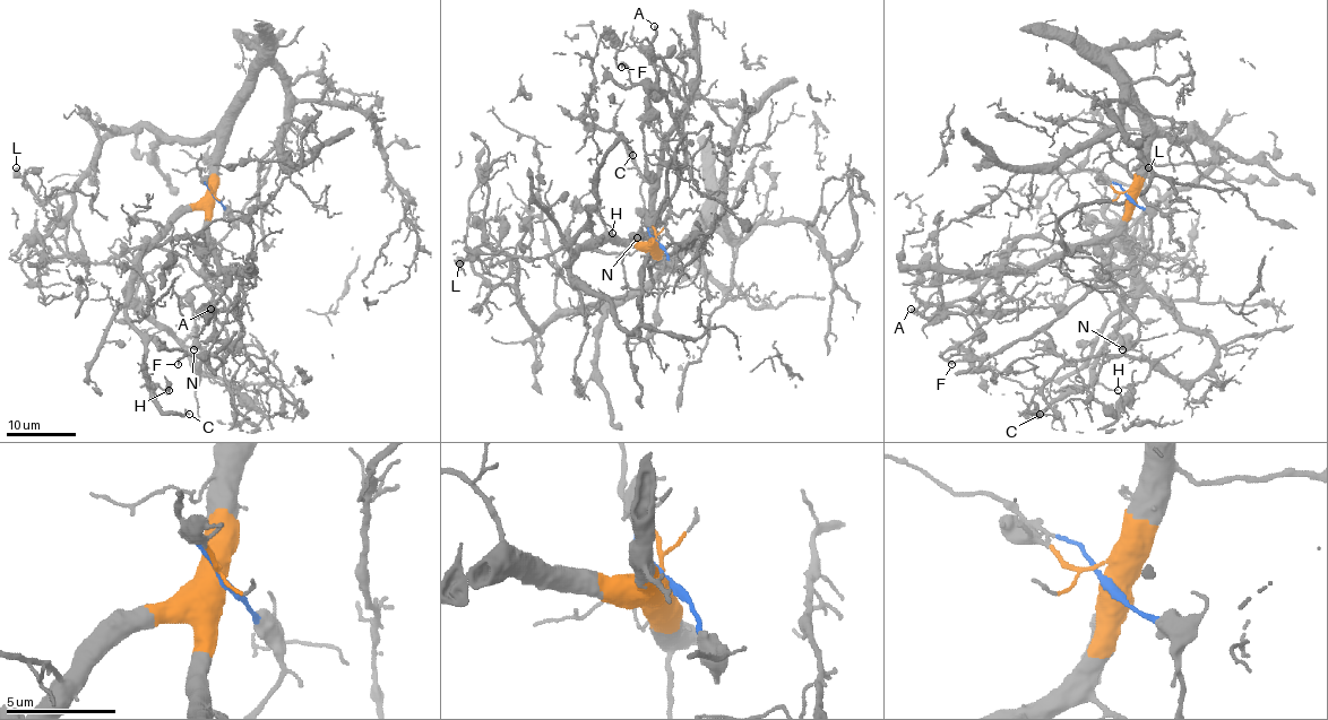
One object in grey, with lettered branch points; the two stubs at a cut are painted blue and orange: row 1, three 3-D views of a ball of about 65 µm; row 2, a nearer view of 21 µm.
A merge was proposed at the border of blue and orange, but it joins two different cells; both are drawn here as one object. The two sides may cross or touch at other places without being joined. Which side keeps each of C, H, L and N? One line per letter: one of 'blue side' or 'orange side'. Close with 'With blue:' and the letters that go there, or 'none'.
C: orange side
H: orange side
L: orange side
N: blue side
With blue: N

